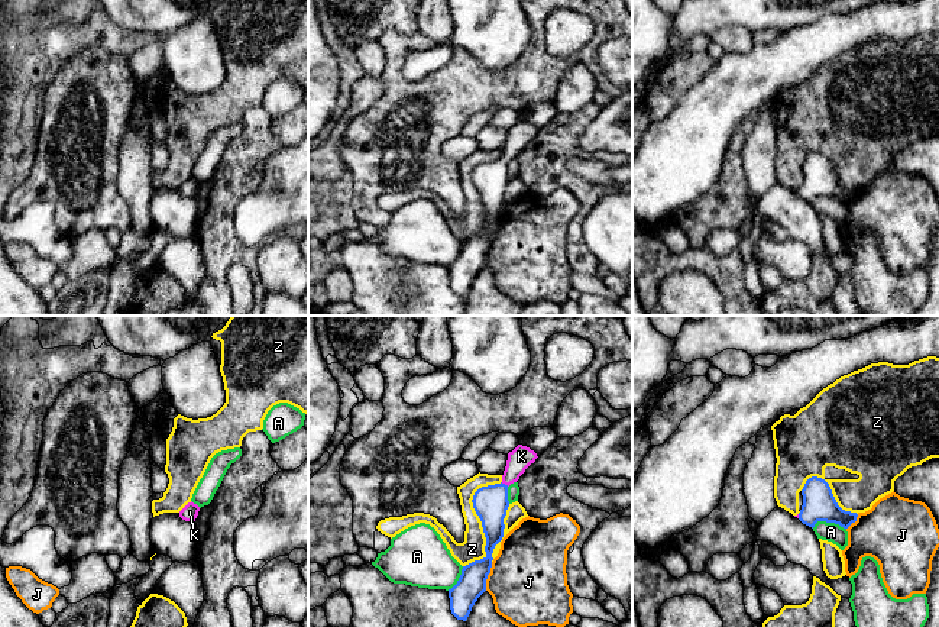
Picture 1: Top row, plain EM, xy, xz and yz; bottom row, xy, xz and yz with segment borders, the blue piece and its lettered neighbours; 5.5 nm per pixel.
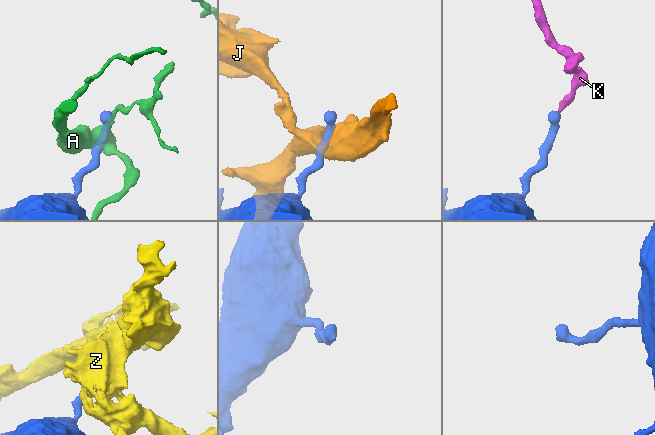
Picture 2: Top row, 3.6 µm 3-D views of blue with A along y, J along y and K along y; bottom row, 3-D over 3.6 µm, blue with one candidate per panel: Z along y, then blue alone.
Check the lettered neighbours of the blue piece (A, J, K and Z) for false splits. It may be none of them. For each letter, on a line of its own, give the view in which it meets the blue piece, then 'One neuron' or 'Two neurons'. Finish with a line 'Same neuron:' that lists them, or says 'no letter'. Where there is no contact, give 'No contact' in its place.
A: Touches blue in yz. Two neurons
J: Touches blue in xz. Two neurons
K: Touches blue in xz. One neuron
Z: Touches blue in xz. Two neurons
Same neuron: K

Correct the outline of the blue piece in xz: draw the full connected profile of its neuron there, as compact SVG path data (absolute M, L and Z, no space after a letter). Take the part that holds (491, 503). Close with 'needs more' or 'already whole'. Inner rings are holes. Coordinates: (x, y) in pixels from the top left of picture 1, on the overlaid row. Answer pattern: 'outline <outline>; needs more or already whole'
outline M518 445L508 453L502 482L479 488L473 495L473 508L479 516L486 537L486 556L462 569L457 584L449 589L450 610L457 620L466 621L477 598L486 591L486 579L492 568L492 553L504 537L504 518L509 507L508 487L519 479L535 462L537 453Z; needs more

